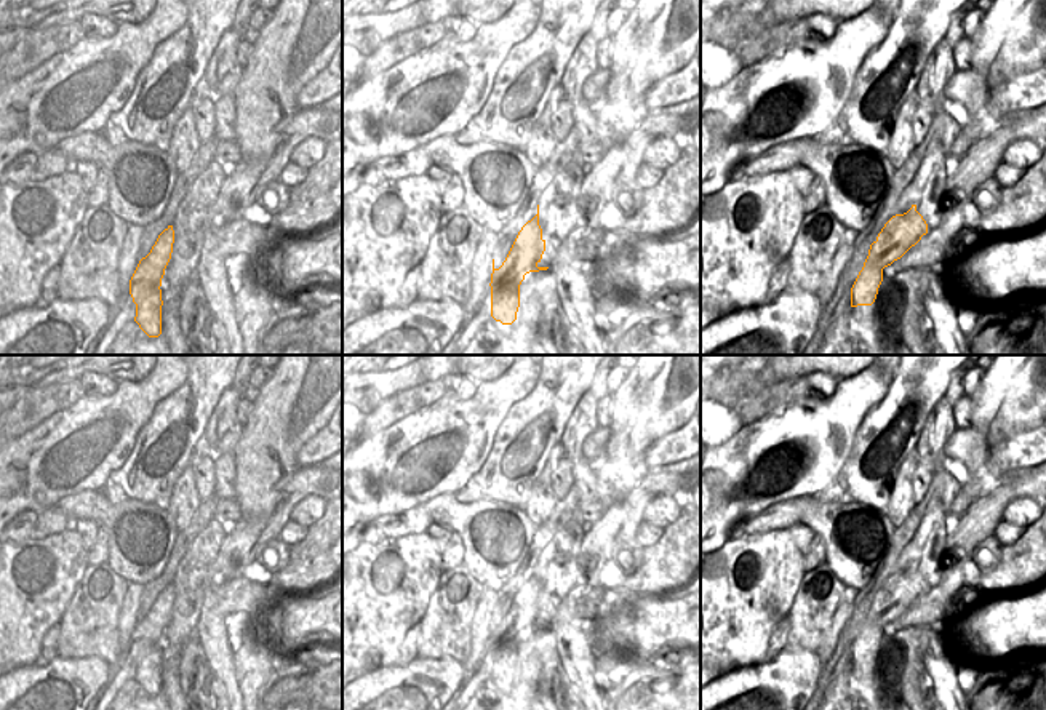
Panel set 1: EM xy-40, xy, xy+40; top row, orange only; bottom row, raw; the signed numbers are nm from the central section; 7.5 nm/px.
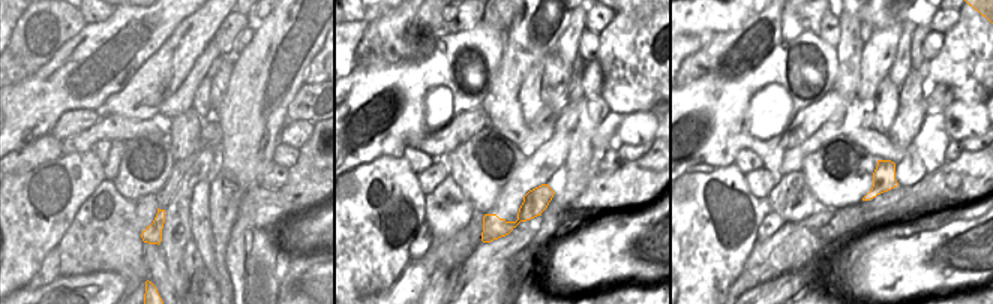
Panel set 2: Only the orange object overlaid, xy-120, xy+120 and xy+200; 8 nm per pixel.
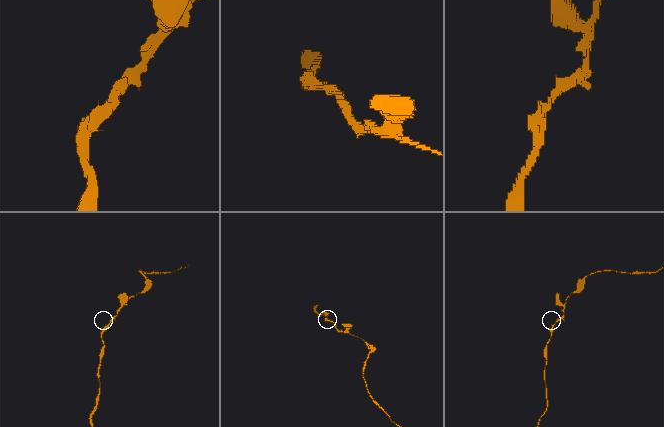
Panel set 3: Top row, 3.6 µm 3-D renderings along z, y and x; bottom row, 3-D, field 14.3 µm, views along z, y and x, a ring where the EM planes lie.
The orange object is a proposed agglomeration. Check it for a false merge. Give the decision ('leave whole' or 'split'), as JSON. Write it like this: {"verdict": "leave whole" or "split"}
{"verdict": "split"}

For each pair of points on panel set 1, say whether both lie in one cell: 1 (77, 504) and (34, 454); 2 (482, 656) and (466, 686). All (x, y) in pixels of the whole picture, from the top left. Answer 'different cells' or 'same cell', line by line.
1: different cells
2: same cell

